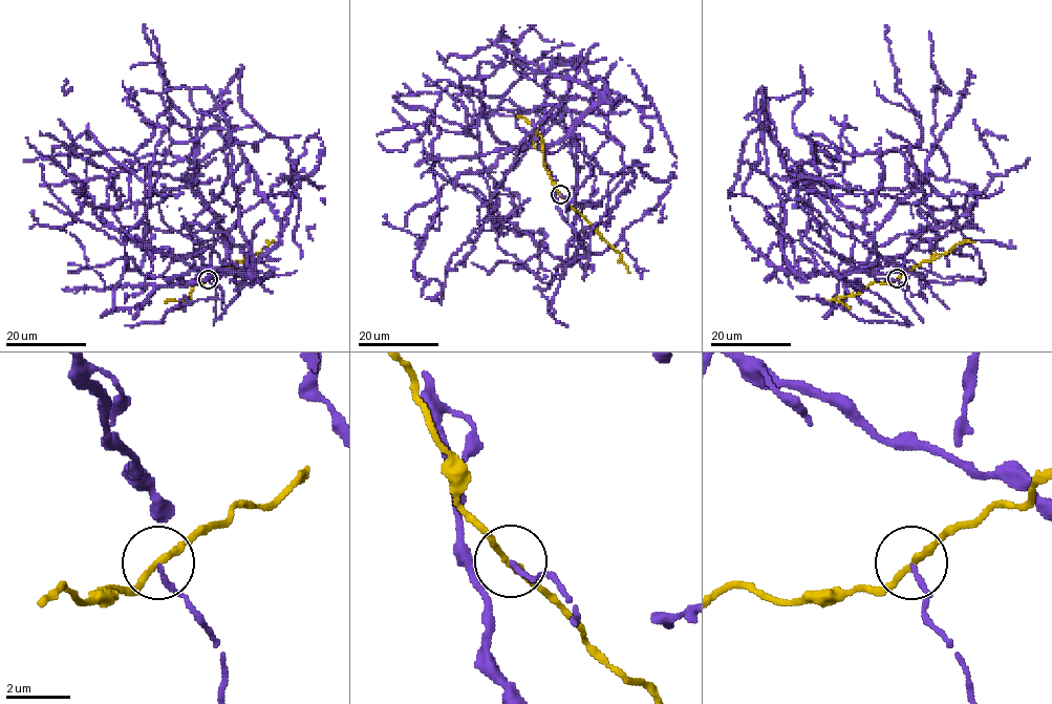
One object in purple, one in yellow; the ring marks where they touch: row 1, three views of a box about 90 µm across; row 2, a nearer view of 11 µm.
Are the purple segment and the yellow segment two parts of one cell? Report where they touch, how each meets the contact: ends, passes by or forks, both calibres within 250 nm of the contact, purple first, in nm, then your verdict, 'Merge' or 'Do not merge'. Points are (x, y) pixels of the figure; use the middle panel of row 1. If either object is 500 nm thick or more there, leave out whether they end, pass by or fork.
Place: (560, 194). At the ring purple ends. At the ring yellow passes by. Thickness 140 nm (purple) against 190 nm. Do not merge

